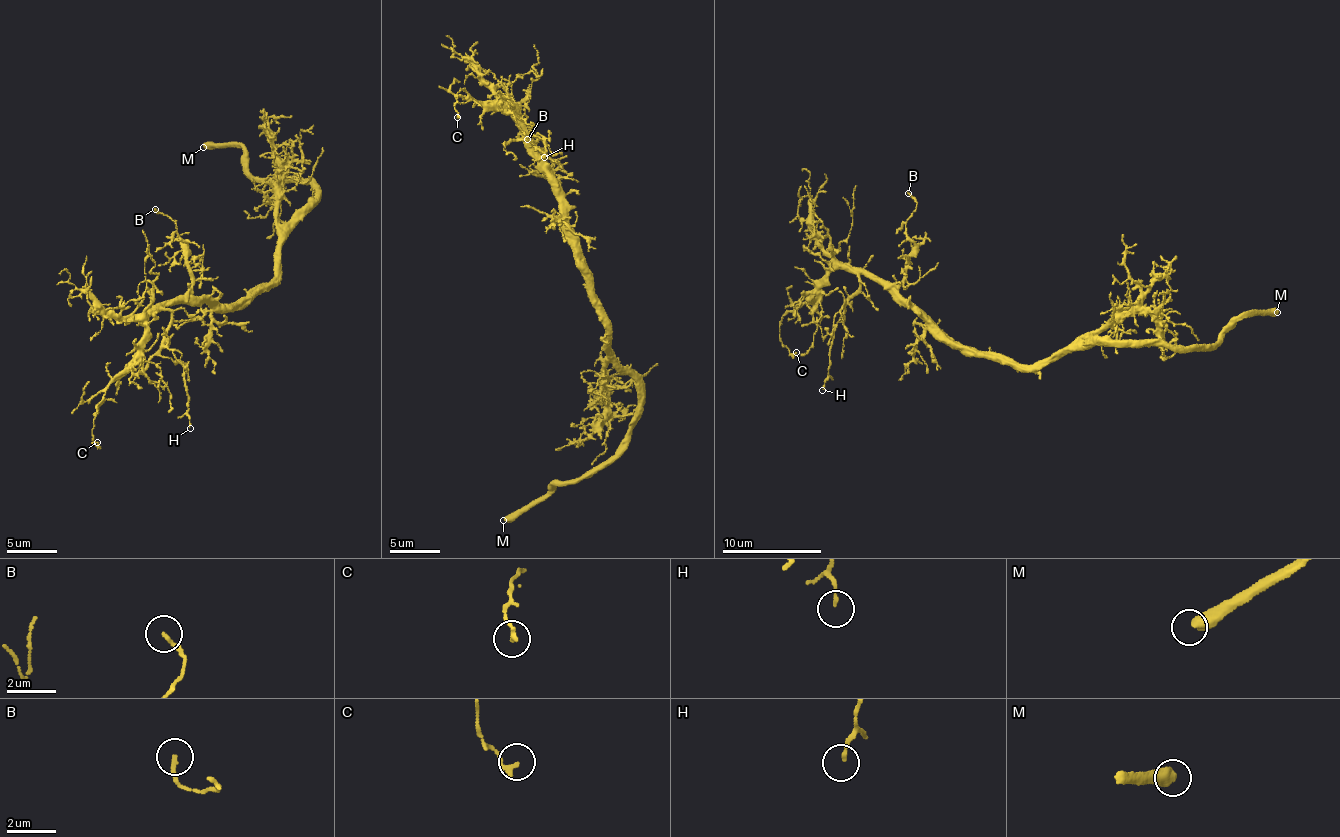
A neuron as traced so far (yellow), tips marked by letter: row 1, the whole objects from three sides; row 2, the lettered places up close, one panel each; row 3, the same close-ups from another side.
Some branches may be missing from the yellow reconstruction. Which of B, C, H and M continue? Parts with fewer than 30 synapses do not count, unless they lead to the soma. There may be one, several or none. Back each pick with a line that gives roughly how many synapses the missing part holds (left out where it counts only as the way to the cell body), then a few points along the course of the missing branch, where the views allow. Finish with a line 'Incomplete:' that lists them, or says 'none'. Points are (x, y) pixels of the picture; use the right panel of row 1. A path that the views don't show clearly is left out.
M: 190 synapses
Incomplete: M

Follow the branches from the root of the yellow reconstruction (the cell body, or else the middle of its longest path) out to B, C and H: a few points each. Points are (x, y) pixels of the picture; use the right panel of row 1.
B: (996, 359), (947, 344), (898, 289), (913, 250), (905, 222), (917, 204), (908, 193)
C: (996, 359), (947, 344), (881, 285), (836, 267), (820, 293), (779, 323), (779, 340), (796, 352)
H: (996, 359), (947, 344), (936, 326), (901, 307), (888, 290), (862, 274), (860, 291), (835, 315), (822, 390)

